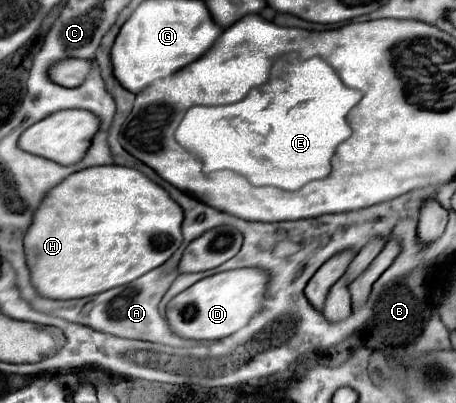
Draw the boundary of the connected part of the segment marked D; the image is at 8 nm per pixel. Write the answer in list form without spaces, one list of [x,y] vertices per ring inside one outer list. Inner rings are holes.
[[[235,269],[197,281],[169,301],[167,321],[171,331],[183,339],[195,341],[217,341],[239,331],[261,309],[265,279],[269,279],[269,275],[261,269]]]

